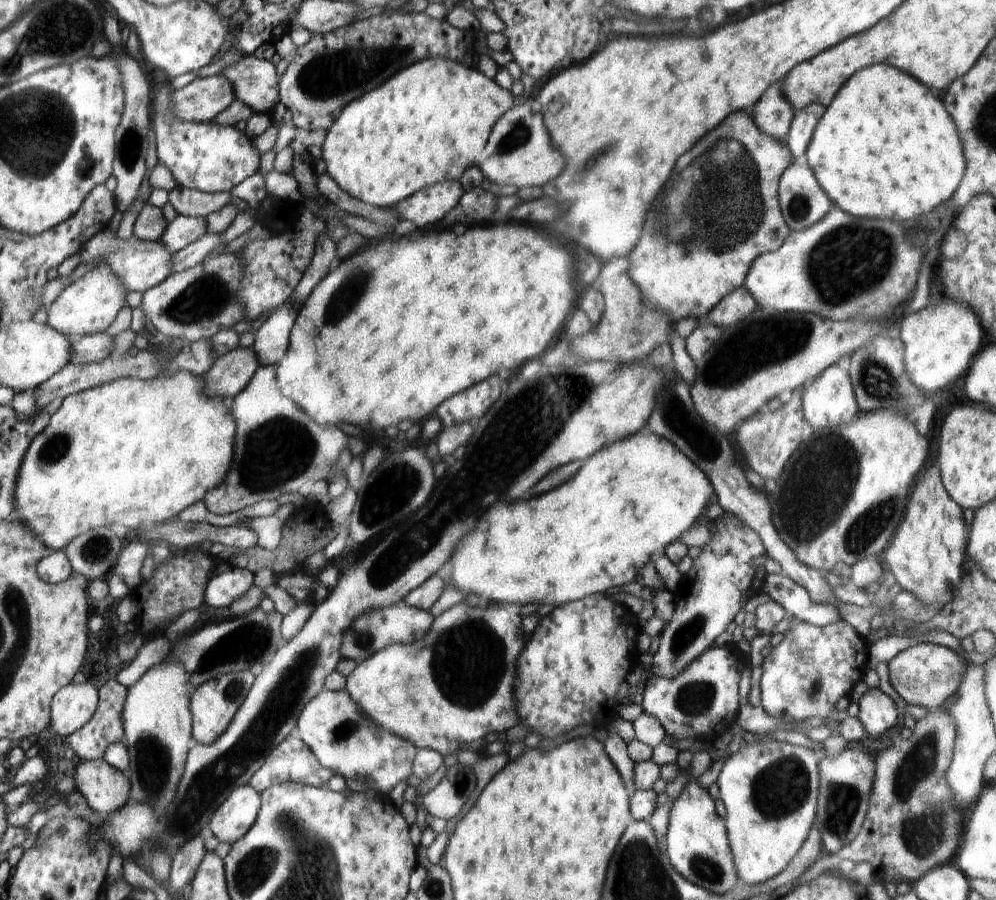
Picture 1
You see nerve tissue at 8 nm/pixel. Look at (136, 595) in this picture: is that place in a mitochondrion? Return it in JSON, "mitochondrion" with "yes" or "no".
{"mitochondrion":"no"}

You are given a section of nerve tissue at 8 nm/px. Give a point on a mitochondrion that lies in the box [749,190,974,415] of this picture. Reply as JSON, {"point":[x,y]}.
{"point":[852,257]}

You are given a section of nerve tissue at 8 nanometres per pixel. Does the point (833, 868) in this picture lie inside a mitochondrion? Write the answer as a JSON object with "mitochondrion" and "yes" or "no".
{"mitochondrion":"no"}

